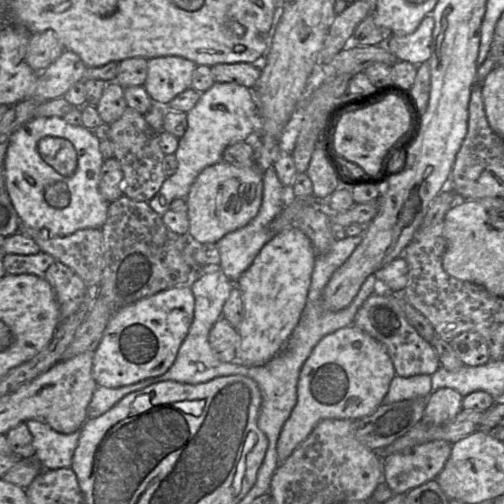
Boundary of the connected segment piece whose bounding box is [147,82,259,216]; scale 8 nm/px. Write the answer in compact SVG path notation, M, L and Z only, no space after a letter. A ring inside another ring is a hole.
M214 83L204 92L197 104L186 113L187 129L179 138L179 145L175 152L178 162L176 172L166 177L160 190L147 203L160 216L170 209L174 199L186 199L191 185L208 166L222 160L226 147L250 141L258 132L258 107L252 90L236 83Z

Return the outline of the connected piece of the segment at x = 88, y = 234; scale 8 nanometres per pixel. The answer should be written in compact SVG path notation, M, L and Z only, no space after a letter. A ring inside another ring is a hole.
M20 224L18 232L33 239L40 251L72 269L87 285L99 286L103 270L102 233L86 228L62 237L50 237L46 229Z

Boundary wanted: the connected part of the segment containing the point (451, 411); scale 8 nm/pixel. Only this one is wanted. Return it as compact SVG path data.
M453 388L432 391L426 401L422 421L442 425L453 420L462 410L463 396Z

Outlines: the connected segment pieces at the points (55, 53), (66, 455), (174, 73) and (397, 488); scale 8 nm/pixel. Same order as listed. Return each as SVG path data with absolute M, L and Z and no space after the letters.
M52 30L30 35L26 62L37 73L44 71L56 61L65 50Z
M28 420L25 423L32 435L34 457L43 469L70 467L80 430L62 434L44 422Z
M178 56L147 59L144 88L154 104L167 106L178 94L190 88L197 65Z
M434 440L420 444L410 452L382 457L383 482L393 494L405 494L437 478L450 457L452 444Z

